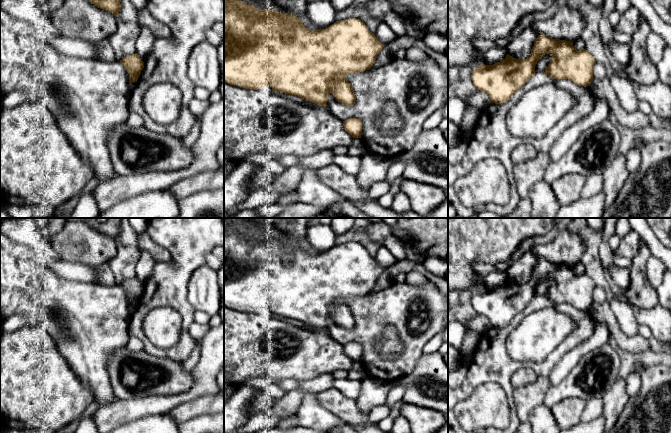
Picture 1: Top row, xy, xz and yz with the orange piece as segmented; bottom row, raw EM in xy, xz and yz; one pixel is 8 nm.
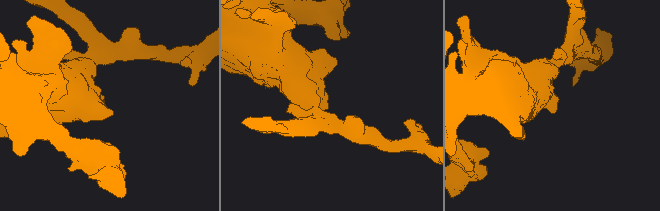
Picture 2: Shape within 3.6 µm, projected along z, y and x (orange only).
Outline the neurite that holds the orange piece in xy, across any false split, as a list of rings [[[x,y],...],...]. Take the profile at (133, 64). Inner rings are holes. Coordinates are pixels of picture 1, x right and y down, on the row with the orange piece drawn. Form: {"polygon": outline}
{"polygon": [[[137,53],[124,57],[120,62],[123,64],[129,74],[129,82],[137,82],[141,71],[144,68],[144,62]]]}

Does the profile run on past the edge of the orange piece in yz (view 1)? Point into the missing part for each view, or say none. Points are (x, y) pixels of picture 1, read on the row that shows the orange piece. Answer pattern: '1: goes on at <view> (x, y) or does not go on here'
1: does not go on here

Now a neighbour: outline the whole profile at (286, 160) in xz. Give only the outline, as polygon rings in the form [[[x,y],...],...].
[[[283,155],[283,156],[273,156],[273,157],[286,168],[297,165],[300,159],[296,155]]]

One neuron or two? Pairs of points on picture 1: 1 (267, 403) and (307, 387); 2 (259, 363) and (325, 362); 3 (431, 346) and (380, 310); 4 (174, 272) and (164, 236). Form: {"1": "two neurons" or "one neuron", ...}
{"1": "two neurons", "2": "one neuron", "3": "two neurons", "4": "one neuron"}

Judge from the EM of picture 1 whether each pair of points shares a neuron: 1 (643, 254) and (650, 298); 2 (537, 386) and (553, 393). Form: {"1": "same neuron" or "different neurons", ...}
{"1": "same neuron", "2": "different neurons"}

